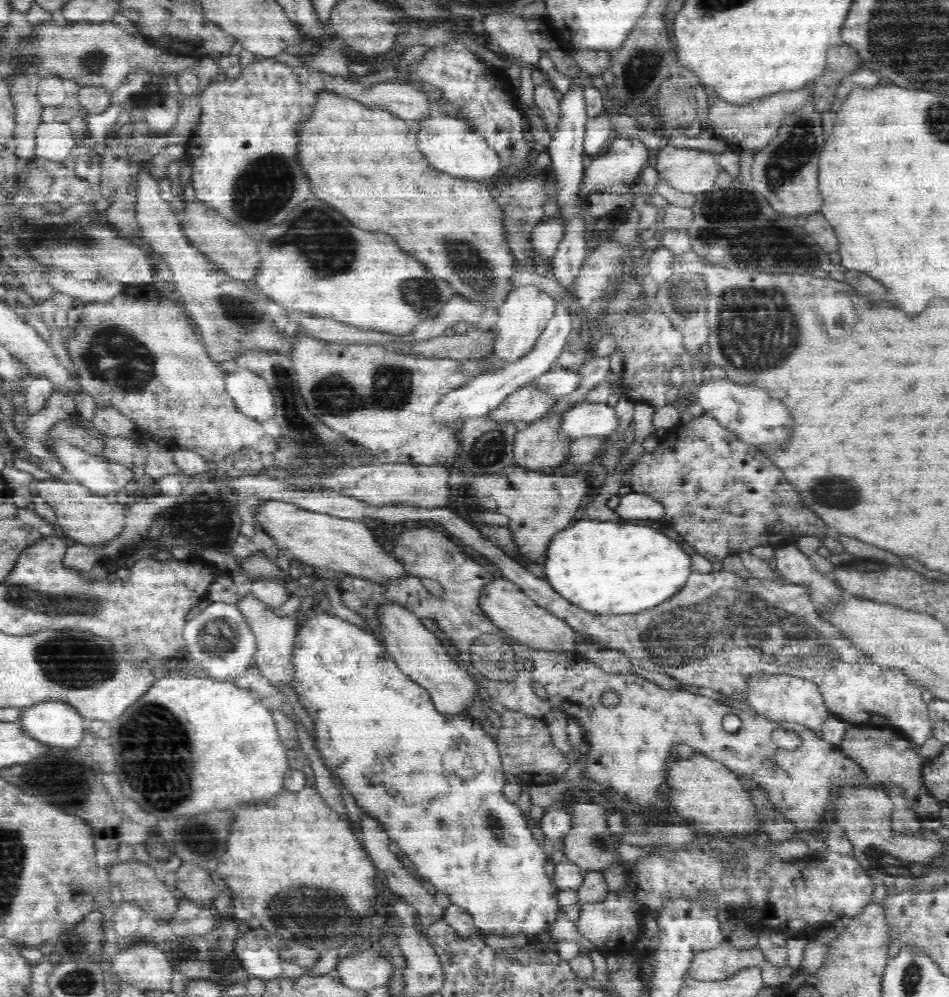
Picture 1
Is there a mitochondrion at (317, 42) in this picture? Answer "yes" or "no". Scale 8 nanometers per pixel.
no

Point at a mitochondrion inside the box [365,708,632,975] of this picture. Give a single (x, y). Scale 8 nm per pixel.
(493, 821)

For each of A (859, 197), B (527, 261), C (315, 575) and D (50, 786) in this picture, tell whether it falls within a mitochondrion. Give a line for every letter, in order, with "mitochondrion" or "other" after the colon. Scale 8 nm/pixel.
A: other
B: other
C: other
D: other

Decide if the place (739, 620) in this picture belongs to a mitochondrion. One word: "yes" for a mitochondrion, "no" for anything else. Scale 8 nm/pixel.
yes

